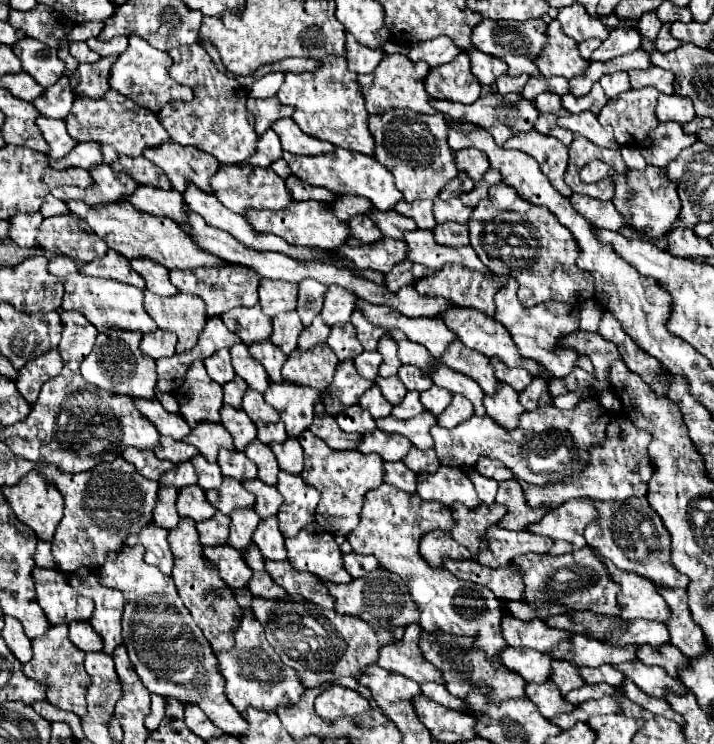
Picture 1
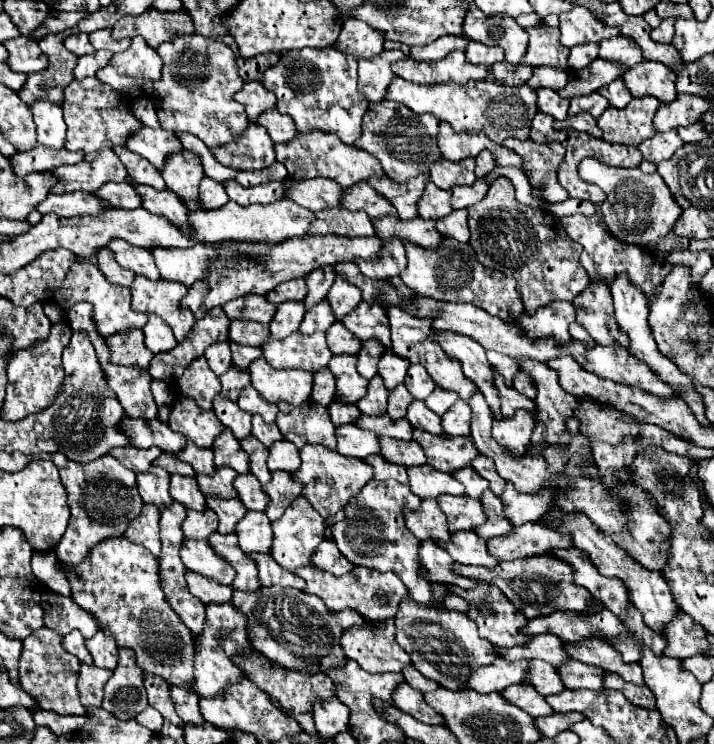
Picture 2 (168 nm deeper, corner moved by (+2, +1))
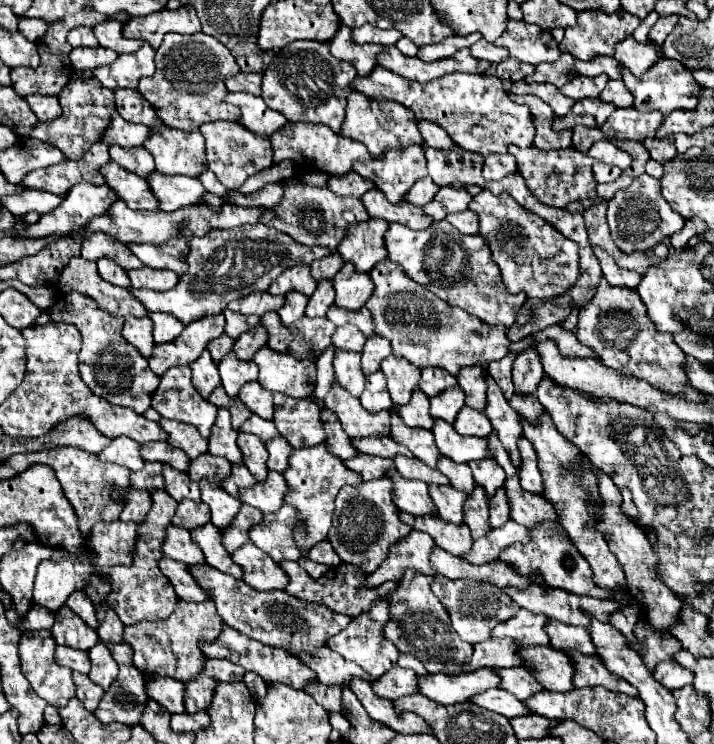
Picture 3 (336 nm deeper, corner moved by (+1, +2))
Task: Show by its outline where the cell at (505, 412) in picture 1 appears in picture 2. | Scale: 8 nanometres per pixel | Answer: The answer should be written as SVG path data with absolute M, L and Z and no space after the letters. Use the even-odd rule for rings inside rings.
M519 409L513 417L501 417L493 421L493 437L499 445L507 447L515 457L523 457L527 445L531 443L533 431L533 417L529 411Z

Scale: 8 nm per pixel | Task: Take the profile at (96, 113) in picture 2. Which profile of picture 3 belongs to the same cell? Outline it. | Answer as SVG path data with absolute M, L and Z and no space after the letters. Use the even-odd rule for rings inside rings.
M70 80L59 93L62 114L56 120L42 122L38 120L36 126L30 132L30 138L42 140L64 152L66 158L78 160L90 144L98 142L102 132L106 130L106 124L110 122L110 114L114 112L114 90L104 88L98 84L98 80Z

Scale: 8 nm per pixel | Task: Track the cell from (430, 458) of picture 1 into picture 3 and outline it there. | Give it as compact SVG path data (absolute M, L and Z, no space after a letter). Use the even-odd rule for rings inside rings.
M366 436L366 438L350 438L352 446L358 452L364 454L372 454L372 456L380 456L380 458L392 458L396 454L404 454L404 456L412 456L406 448L402 448L400 444L396 444L394 440L390 440L388 436Z

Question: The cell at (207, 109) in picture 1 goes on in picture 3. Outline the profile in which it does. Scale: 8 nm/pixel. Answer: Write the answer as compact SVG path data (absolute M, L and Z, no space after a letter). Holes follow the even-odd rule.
M166 34L162 46L156 50L156 72L150 78L142 78L138 84L138 92L150 102L156 110L158 118L180 130L194 130L206 122L214 120L238 120L240 112L236 106L224 104L224 96L228 94L224 86L226 76L234 76L238 72L238 64L230 50L224 48L214 36L208 34Z

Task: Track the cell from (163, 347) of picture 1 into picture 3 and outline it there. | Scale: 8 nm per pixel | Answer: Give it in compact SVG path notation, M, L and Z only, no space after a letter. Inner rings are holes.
M154 312L154 314L150 314L150 318L154 322L154 342L156 344L170 342L170 340L178 338L178 334L184 330L184 324L178 322L168 312Z

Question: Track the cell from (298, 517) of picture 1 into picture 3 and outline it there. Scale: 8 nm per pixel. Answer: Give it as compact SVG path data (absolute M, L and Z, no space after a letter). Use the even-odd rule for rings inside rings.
M268 472L264 482L258 482L250 488L242 488L238 492L238 498L240 498L240 502L250 504L250 506L258 508L260 512L268 514L268 512L276 512L282 506L286 488L288 488L288 484L282 474Z

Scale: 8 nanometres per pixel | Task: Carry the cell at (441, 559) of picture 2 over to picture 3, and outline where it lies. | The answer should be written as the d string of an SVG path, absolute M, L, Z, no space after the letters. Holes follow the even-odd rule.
M412 530L410 534L406 534L402 540L398 540L396 544L390 546L386 560L372 572L366 574L364 580L364 588L376 588L384 582L398 582L398 578L402 576L404 568L416 568L422 574L434 574L430 568L430 548L434 546L434 542L430 540L430 536L426 536L424 532Z

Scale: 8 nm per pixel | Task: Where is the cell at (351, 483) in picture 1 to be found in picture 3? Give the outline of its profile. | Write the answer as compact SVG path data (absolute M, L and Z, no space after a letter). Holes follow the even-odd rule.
M324 444L312 448L298 448L290 456L290 468L284 472L284 480L288 484L288 492L284 500L298 510L298 520L294 528L296 544L302 556L308 556L310 548L318 542L326 540L326 532L330 530L330 520L334 512L334 498L346 484L360 484L362 478L354 476L354 472L346 470L342 460L330 456Z

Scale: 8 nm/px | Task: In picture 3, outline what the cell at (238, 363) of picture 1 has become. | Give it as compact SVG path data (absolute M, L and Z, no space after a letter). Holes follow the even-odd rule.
M256 324L250 332L244 332L236 344L234 344L234 352L238 358L242 360L250 360L254 358L254 352L258 352L258 348L262 348L262 344L266 344L266 328L264 324Z

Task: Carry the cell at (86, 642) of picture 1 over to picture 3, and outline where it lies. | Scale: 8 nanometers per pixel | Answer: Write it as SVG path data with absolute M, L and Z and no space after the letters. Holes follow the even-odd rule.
M56 646L54 660L56 660L56 664L60 664L64 668L70 668L74 672L80 672L80 674L88 674L90 672L88 652L66 648L66 646Z

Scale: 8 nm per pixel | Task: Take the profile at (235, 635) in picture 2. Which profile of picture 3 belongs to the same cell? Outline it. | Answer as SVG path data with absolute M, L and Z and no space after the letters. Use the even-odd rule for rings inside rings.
M178 600L174 612L166 620L142 620L138 624L124 626L124 642L132 648L132 664L140 672L154 672L162 676L176 678L180 682L192 680L202 668L202 650L198 648L198 640L216 640L218 632L222 632L224 620L218 616L214 604L210 600L204 602L186 602Z

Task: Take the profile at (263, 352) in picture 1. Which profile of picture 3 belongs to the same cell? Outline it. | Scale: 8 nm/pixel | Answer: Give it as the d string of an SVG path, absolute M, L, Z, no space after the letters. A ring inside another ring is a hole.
M224 310L224 318L226 318L226 326L224 326L224 332L230 336L230 338L238 338L244 330L250 330L254 328L254 324L260 322L258 316L242 316L242 314L236 314L232 310Z

